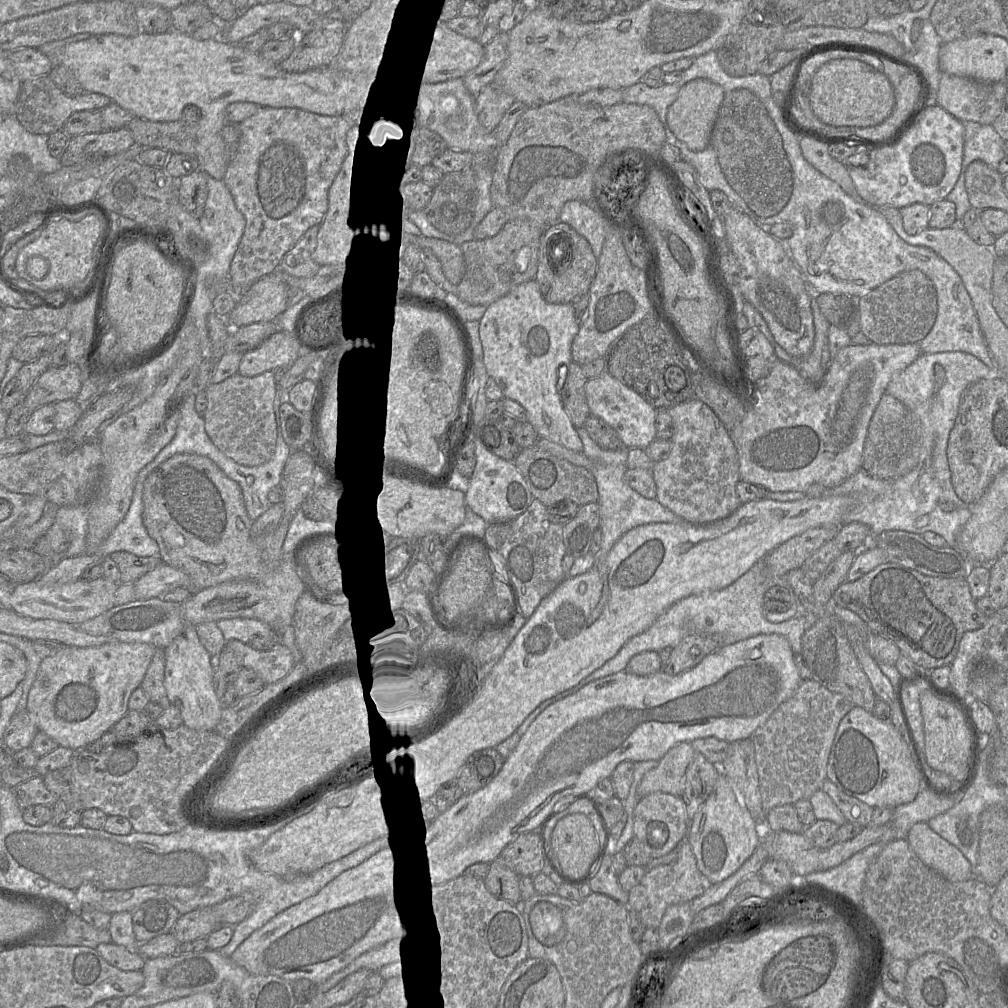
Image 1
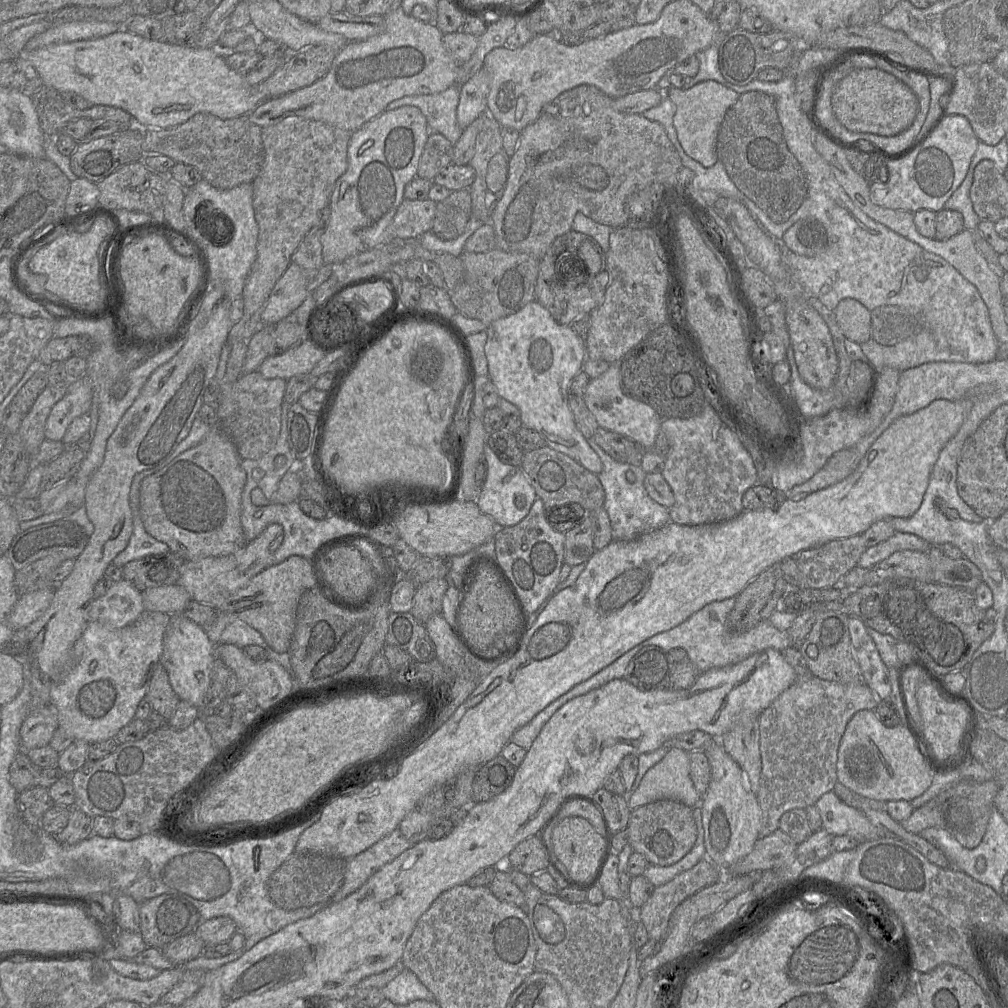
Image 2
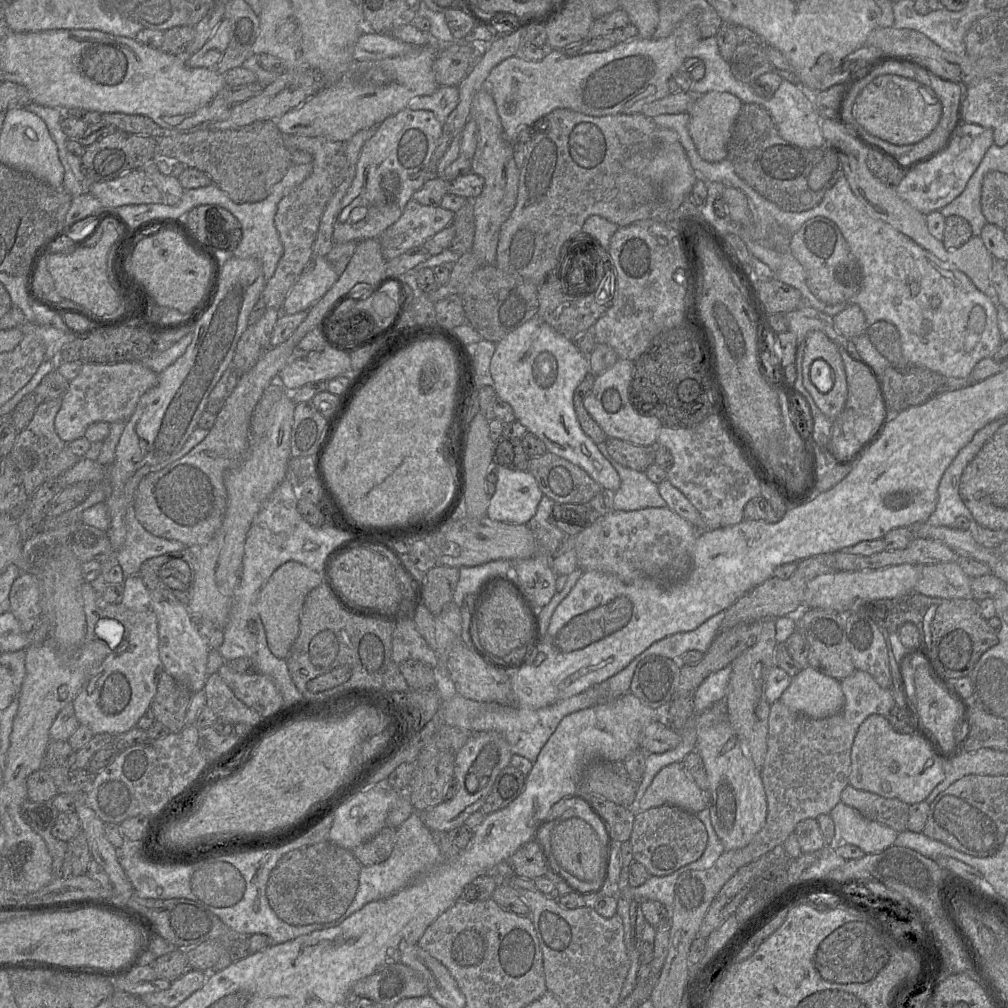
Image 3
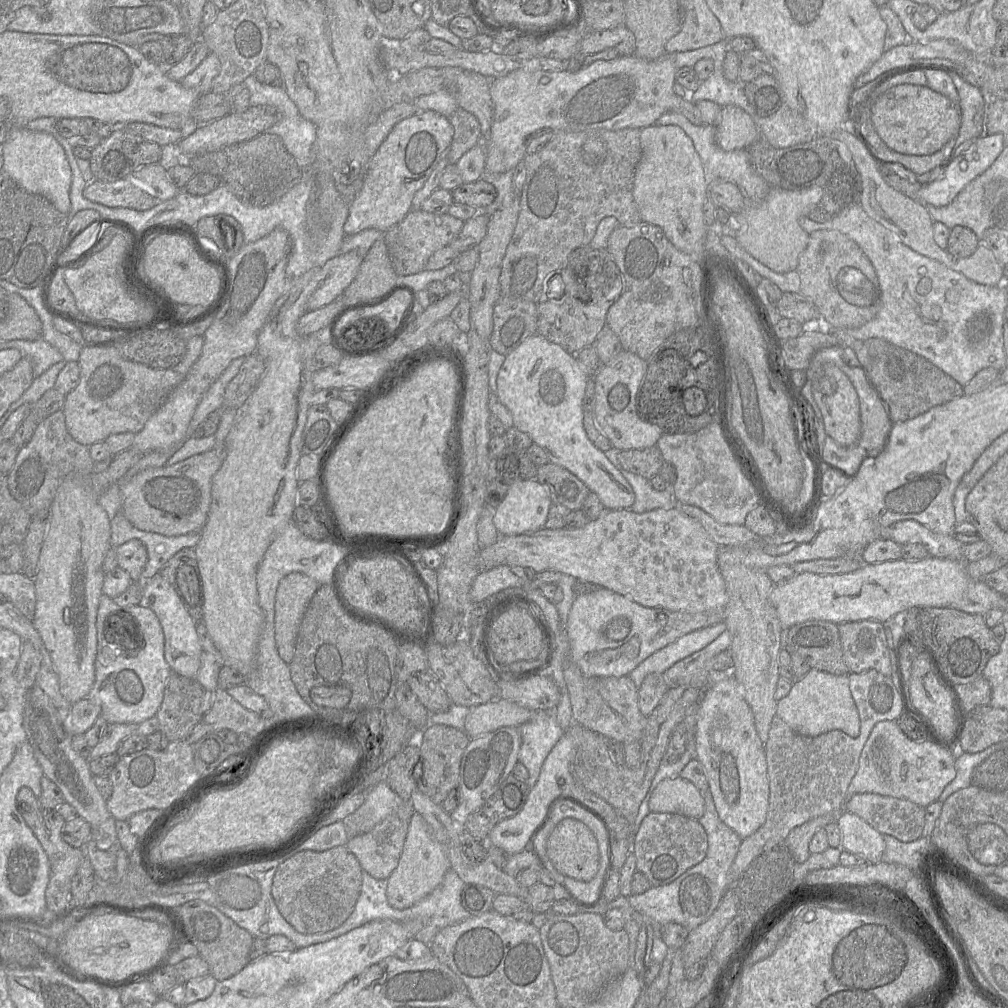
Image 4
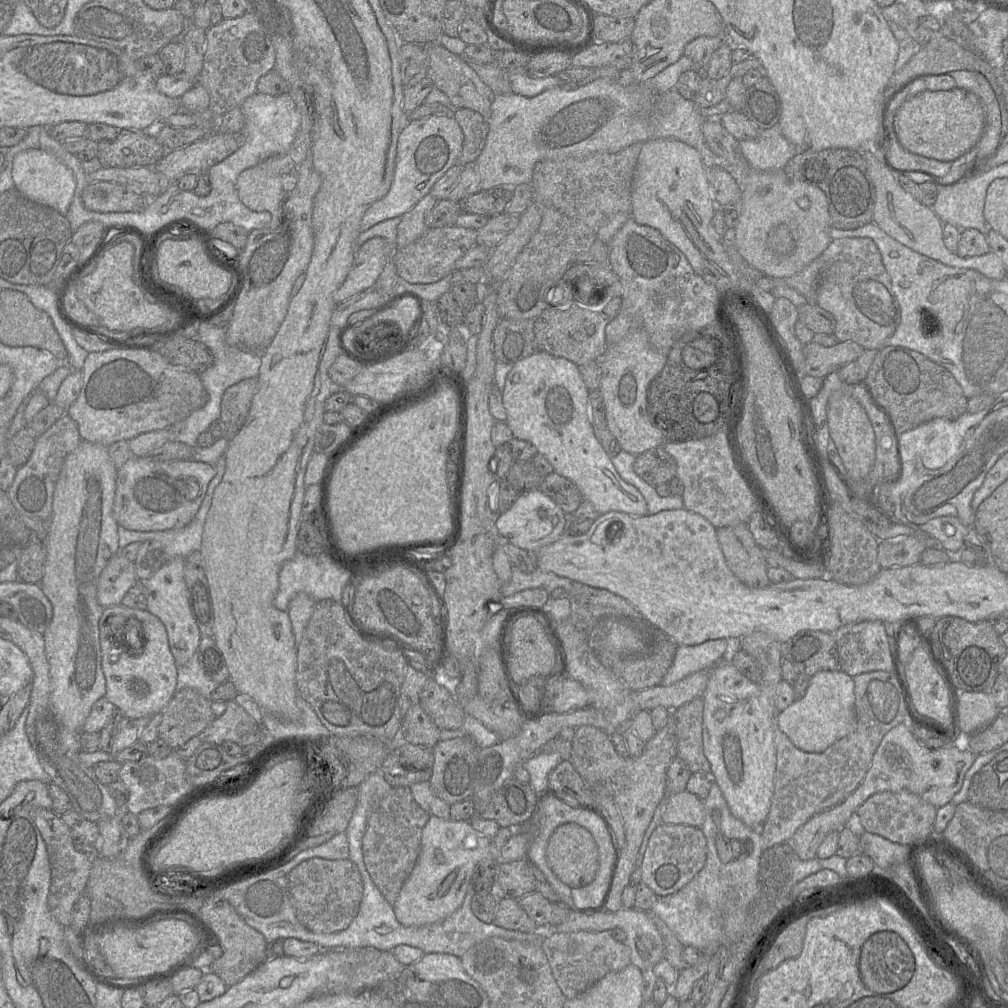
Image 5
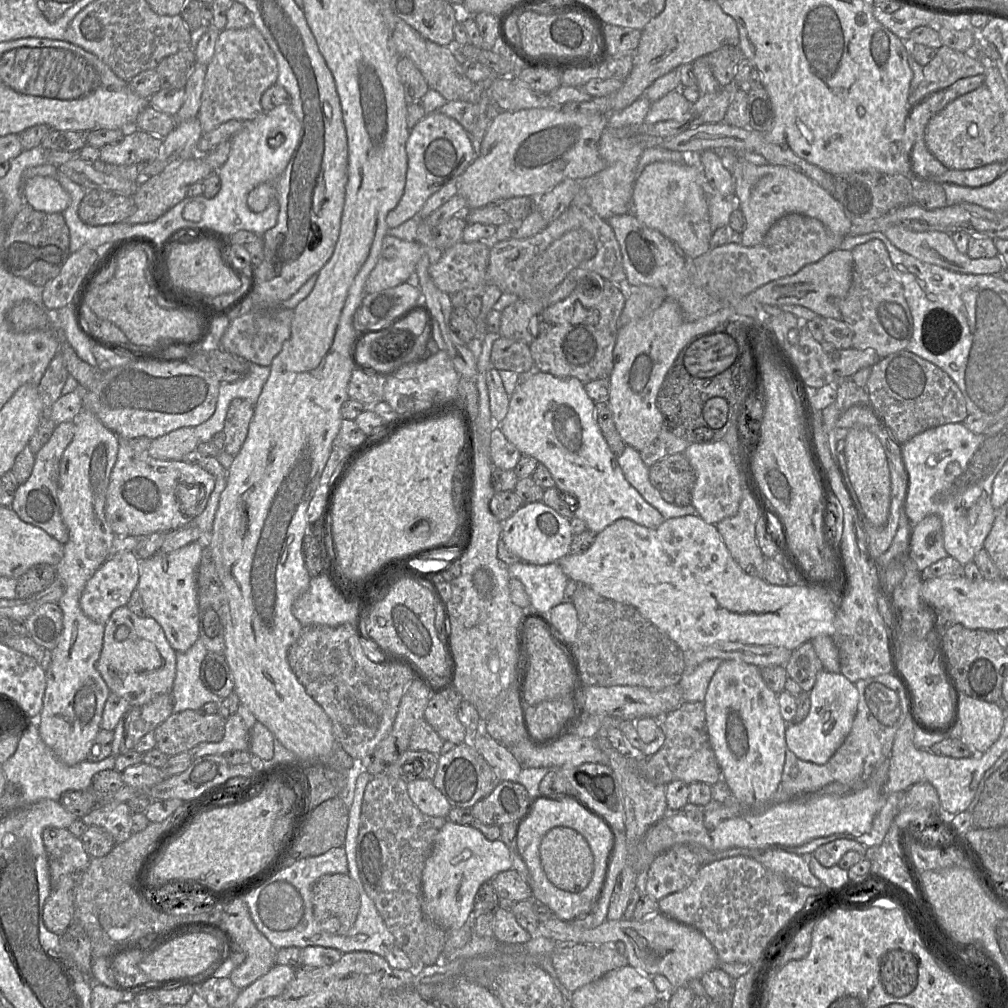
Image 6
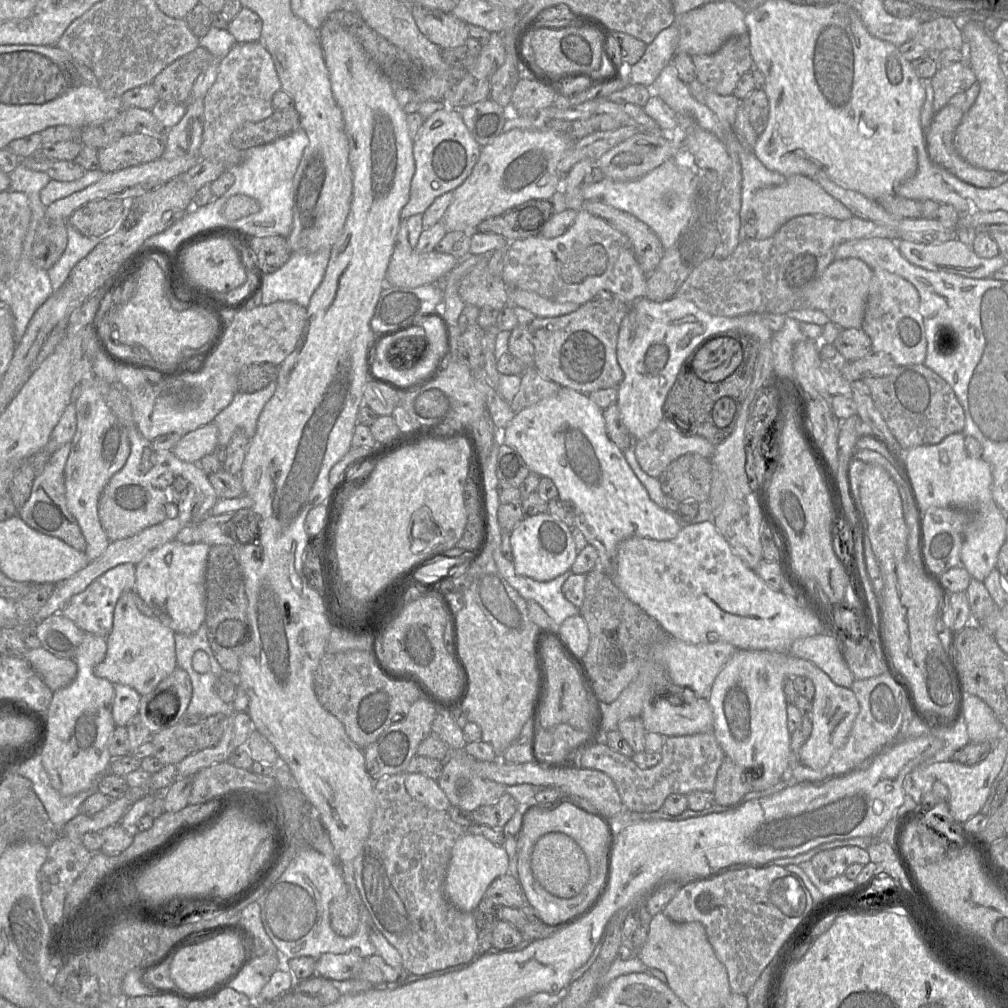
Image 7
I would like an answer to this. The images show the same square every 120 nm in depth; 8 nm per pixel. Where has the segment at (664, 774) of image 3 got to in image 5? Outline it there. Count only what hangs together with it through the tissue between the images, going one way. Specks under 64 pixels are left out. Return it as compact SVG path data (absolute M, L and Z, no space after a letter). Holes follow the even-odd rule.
M687 790L667 795L663 801L662 823L685 824L701 829L704 819L703 800Z

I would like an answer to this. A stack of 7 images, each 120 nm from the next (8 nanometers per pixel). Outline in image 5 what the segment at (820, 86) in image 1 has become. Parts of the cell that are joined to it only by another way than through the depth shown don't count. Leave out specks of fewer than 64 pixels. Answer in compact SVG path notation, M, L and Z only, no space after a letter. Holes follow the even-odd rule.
M960 88L925 91L902 104L893 125L904 149L927 158L953 162L979 141L985 126L985 109L975 94Z

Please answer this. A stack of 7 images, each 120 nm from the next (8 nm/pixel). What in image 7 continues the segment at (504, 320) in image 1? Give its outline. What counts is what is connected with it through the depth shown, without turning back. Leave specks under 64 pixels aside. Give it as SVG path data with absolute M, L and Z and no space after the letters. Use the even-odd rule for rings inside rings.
M561 387L555 395L516 413L512 421L502 431L498 431L498 444L505 444L516 450L530 472L552 480L557 488L558 498L571 508L574 525L582 532L587 543L598 551L595 567L600 567L610 577L618 546L622 541L633 536L659 541L671 540L682 528L676 519L676 513L660 508L651 500L623 452L609 439L602 410L589 395Z

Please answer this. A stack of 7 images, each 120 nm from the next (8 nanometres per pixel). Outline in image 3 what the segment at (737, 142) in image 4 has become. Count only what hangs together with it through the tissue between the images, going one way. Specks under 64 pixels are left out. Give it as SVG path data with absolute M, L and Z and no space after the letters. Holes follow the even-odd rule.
M711 91L699 95L688 108L689 135L703 160L716 163L726 159L727 145L731 137L732 127L742 104L743 102L733 94Z

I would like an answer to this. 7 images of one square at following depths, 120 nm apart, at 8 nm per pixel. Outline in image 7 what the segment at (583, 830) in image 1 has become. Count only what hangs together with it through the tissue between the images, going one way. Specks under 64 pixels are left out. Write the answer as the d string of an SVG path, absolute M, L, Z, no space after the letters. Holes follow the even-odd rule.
M549 832L535 843L531 853L531 869L536 881L550 894L572 898L585 887L589 878L589 864L577 842L562 832Z

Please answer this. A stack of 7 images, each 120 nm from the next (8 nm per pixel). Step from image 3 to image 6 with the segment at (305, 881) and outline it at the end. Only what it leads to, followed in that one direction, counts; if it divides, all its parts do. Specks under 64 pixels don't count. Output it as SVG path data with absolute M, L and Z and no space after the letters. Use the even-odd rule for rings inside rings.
M326 874L312 887L313 915L317 924L334 935L345 934L355 923L360 899L348 874Z

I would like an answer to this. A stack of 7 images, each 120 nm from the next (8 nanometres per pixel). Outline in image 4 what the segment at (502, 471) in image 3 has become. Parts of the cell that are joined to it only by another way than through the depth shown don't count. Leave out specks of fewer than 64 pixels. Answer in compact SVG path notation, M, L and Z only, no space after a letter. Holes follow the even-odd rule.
M537 480L514 481L495 509L493 524L500 536L534 533L544 528L552 500Z

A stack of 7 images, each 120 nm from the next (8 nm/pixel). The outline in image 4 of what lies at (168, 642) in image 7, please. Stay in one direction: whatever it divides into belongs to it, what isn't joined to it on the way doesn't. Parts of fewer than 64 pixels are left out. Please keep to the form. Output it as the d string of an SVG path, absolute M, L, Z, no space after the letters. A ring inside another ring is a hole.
M102 594L96 617L96 635L95 681L86 698L100 706L100 716L108 724L139 725L156 716L163 700L165 686L172 674L172 669L165 660L165 638L156 614L142 604L119 606L107 595ZM106 620L107 629L104 630ZM120 620L139 627L142 644L135 652L117 640ZM109 624L115 639L109 637Z

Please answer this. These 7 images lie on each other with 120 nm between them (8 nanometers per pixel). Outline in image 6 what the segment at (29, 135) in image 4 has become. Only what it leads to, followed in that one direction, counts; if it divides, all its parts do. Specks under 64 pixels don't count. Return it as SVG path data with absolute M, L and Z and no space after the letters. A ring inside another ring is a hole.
M35 175L24 183L26 202L46 213L62 213L70 204L70 196L57 179Z

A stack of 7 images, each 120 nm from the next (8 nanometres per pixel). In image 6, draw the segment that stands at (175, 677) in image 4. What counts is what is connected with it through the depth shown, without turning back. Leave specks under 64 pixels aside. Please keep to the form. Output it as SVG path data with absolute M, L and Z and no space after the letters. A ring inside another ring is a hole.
M187 709L173 712L155 730L156 747L168 756L189 751L203 742L220 742L225 733L226 719L218 713L205 714L201 711Z

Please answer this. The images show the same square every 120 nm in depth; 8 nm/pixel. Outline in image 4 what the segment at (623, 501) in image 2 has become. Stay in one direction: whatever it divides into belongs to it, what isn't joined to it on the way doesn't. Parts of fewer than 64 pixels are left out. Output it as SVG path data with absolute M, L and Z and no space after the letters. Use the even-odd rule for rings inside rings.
M612 447L605 451L604 454L616 469L621 472L634 491L635 501L630 507L630 510L641 514L656 509L671 510L676 508L677 499L674 494L673 486L666 485L664 491L657 491L650 484L650 480L626 471L618 460L620 451L622 450Z

